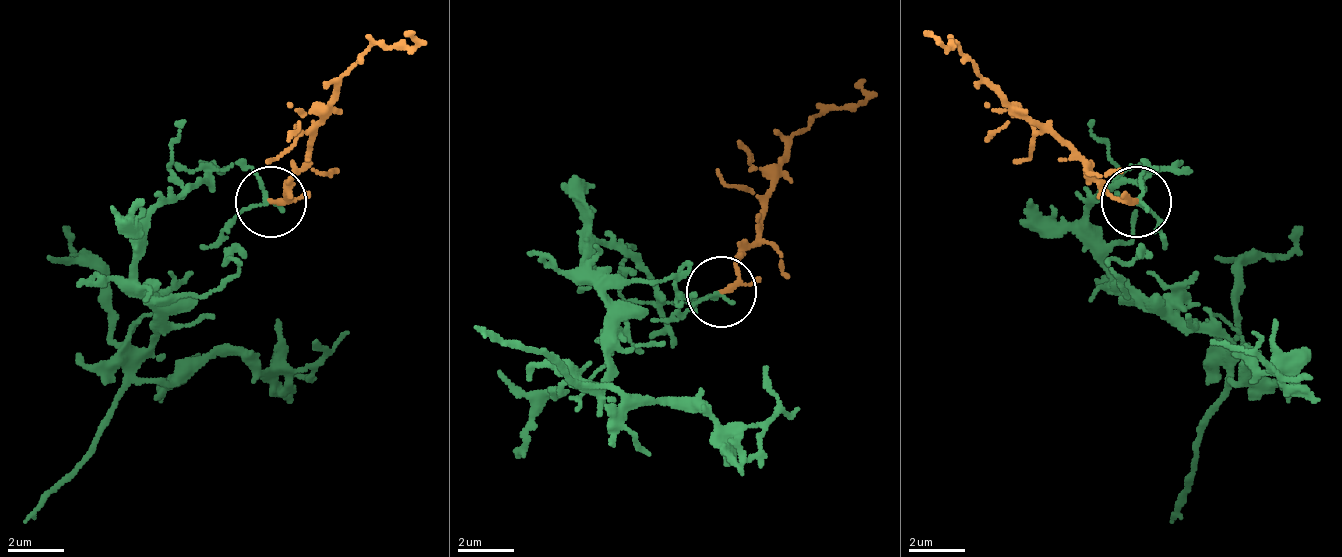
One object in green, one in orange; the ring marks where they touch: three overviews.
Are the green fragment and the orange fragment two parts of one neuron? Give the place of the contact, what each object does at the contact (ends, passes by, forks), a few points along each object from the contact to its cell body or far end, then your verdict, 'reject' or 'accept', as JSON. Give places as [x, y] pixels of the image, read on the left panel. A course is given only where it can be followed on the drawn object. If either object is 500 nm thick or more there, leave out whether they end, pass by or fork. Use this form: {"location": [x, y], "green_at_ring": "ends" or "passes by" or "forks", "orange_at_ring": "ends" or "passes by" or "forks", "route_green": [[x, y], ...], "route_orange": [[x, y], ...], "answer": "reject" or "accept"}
{"location": [270, 202], "green_at_ring": "passes by", "orange_at_ring": "passes by", "route_green": [[272, 200], [230, 165], [152, 214], [138, 270], [159, 299], [152, 348], [307, 369], [329, 348], [315, 341]], "route_orange": [[272, 200], [286, 200], [329, 94], [378, 45], [413, 45], [406, 30]], "answer": "reject"}

